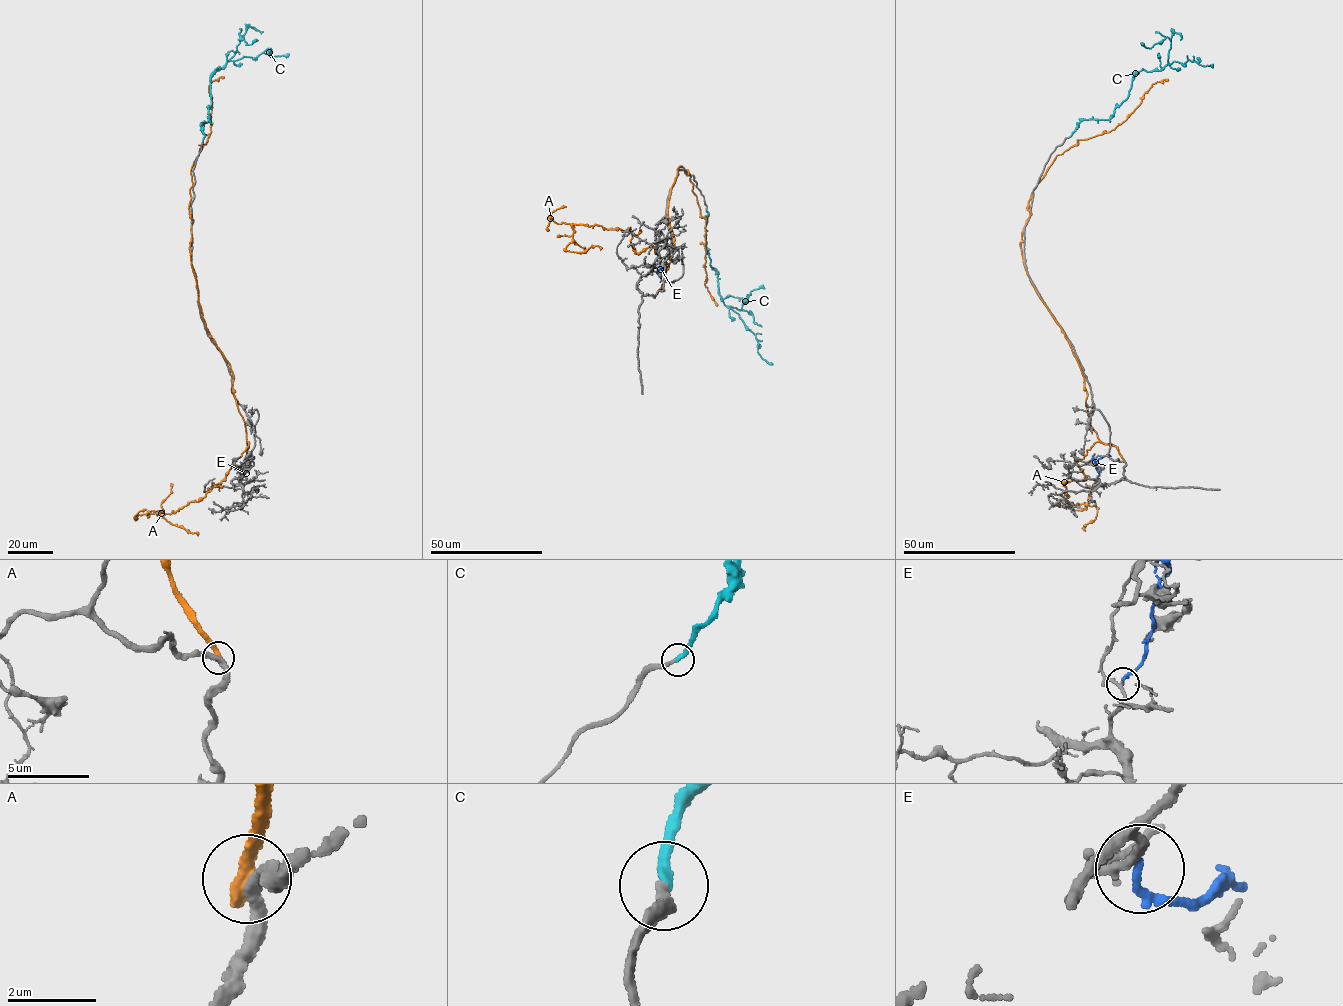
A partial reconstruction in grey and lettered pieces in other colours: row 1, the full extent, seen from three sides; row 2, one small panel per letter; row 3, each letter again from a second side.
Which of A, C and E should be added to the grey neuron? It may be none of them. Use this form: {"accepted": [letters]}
{"accepted": ["C"]}

